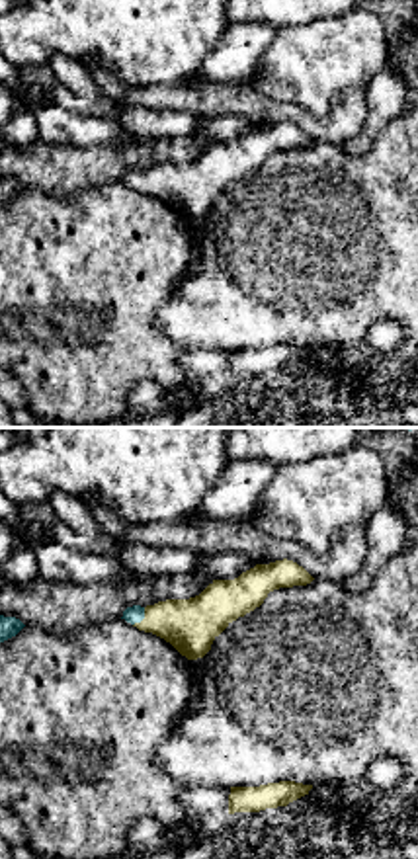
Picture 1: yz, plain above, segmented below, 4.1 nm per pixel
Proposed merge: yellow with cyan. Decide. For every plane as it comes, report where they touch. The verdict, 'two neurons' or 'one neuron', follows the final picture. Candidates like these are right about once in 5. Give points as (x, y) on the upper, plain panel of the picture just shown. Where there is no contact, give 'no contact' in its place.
(145, 180)

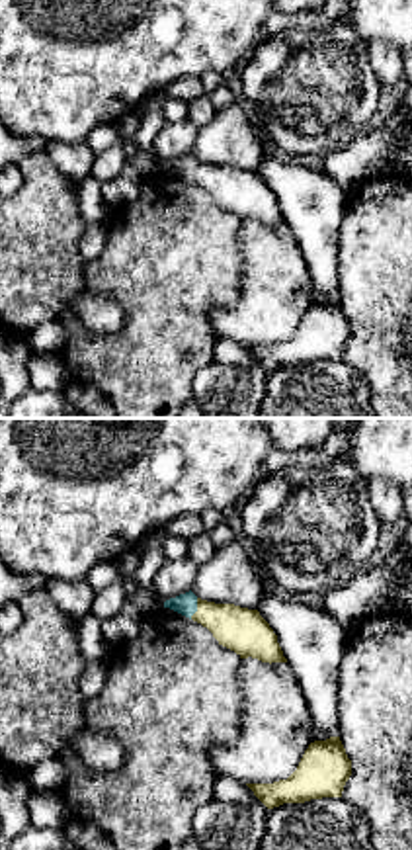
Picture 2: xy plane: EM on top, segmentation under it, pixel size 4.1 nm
(198, 170)

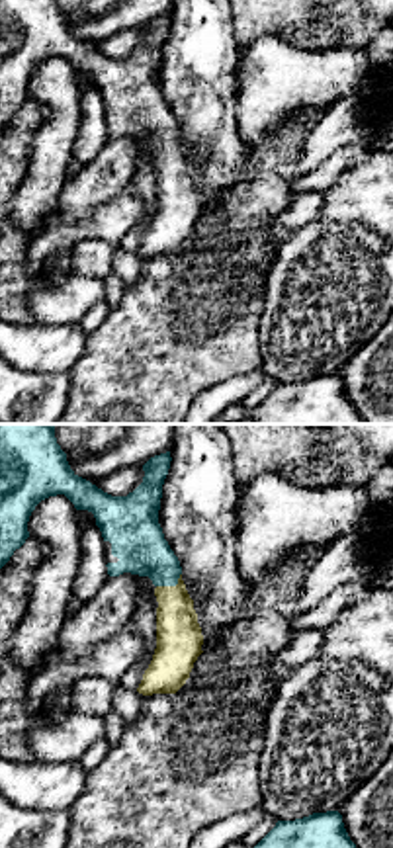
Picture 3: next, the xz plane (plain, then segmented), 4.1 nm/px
(171, 149)

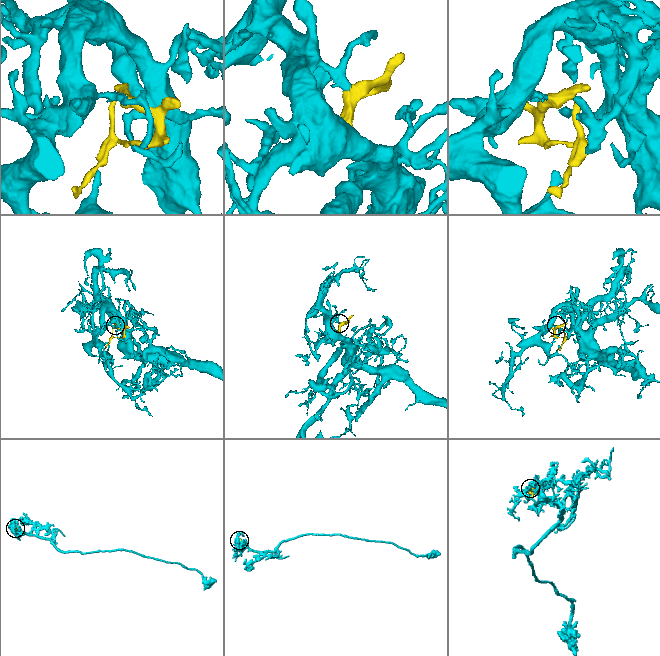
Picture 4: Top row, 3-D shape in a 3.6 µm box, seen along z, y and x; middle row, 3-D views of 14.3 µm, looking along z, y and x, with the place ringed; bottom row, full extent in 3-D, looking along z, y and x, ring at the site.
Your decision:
one neuron

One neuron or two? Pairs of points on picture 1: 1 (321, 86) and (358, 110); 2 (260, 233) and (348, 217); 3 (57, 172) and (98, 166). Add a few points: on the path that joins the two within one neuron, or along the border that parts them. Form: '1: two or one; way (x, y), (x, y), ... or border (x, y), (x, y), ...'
1: two; border (350, 90), (344, 100)
2: one; way (282, 233), (327, 233)
3: one; way (67, 170), (88, 166)

